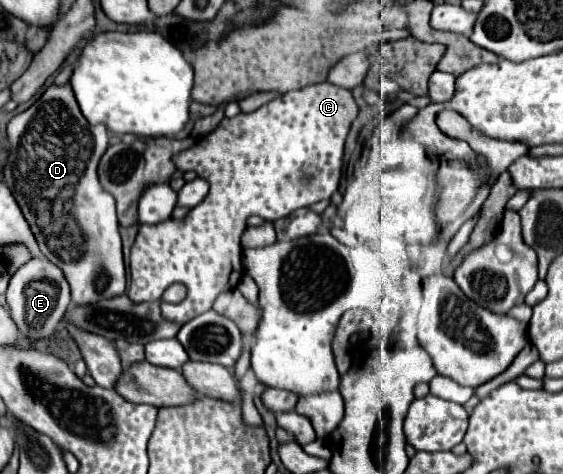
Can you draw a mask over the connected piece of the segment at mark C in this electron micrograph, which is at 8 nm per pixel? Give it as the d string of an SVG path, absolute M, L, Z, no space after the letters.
M325 81L297 91L289 91L277 101L271 101L269 105L263 105L253 113L239 113L233 119L225 117L217 125L217 129L207 133L197 145L193 145L187 151L181 151L175 157L177 169L179 171L193 169L199 177L209 181L211 185L209 193L181 221L169 219L157 225L139 227L135 247L131 249L131 265L129 265L131 279L127 287L127 297L133 303L157 301L161 299L163 291L169 285L181 283L187 287L187 297L181 303L161 303L163 319L183 325L191 317L209 311L215 297L223 291L235 289L243 277L239 239L247 227L249 217L259 215L265 221L275 221L287 217L295 209L309 207L317 201L329 199L337 191L341 169L343 169L345 139L357 115L359 109L351 91Z

